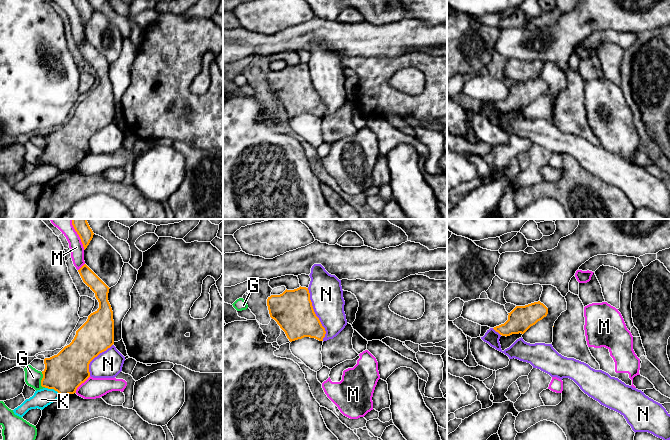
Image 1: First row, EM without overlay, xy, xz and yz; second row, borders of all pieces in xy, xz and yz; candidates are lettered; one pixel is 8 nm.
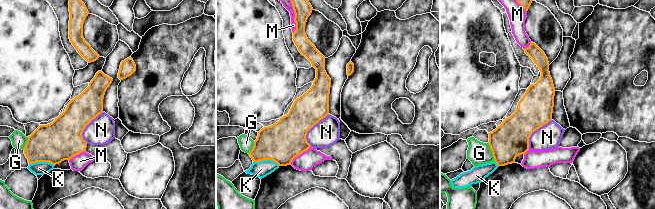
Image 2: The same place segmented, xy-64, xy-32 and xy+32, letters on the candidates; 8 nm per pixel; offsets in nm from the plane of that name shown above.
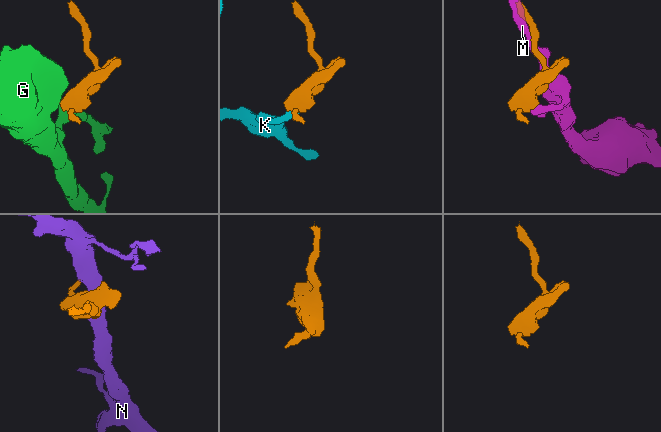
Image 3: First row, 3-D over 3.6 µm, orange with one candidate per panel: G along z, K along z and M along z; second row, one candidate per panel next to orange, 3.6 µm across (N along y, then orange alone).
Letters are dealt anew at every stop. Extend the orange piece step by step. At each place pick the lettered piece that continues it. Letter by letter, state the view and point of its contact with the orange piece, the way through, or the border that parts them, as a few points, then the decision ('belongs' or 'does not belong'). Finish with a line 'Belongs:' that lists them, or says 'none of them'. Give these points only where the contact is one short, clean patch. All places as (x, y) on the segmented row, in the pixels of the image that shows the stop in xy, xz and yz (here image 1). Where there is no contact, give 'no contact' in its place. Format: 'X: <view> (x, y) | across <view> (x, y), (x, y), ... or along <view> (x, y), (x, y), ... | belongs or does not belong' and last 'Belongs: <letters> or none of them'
G: xy (41, 381) | along xy (41, 372), (41, 385), (45, 387) | does not belong
K: xy (53, 388) | along xy (45, 387), (54, 389), (60, 395) | does not belong
M: xy (81, 383) | does not belong
N: xz (315, 314) | does not belong
Belongs: none of them

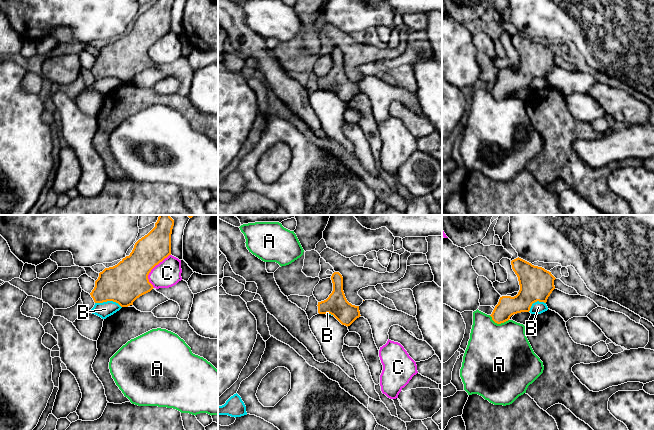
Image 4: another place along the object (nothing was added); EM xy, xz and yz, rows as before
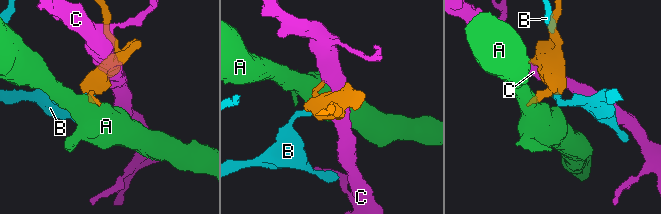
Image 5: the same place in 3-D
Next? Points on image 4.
A: yz (498, 323) | along yz (489, 315), (497, 323), (503, 323), (508, 320) | does not belong
B: xy (108, 300) | along xy (95, 302), (115, 301), (121, 307) | does not belong
C: xy (152, 268) | does not belong
Belongs: none of them

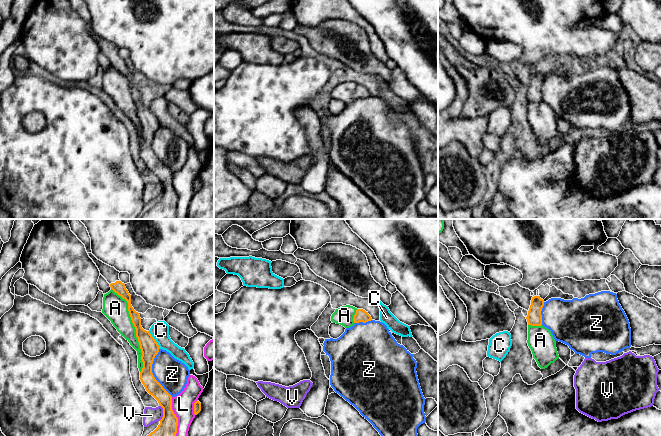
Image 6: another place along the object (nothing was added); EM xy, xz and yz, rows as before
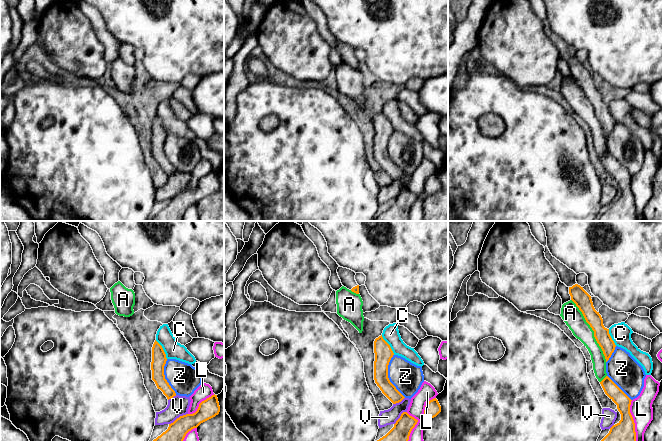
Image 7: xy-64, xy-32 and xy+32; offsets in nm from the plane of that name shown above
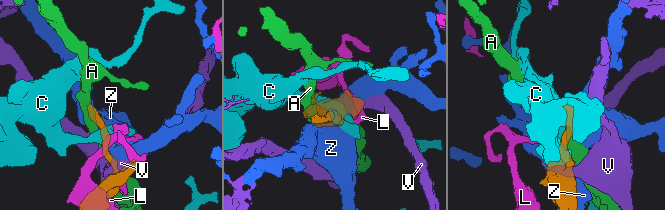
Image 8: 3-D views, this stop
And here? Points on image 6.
A: xy (135, 328) | does not belong
C: xy (155, 340) | along xy (148, 331), (160, 348) | does not belong
L: xy (175, 416) | does not belong
V: xy (163, 413) | does not belong
Z: xy (151, 372) | does not belong
Belongs: none of them

